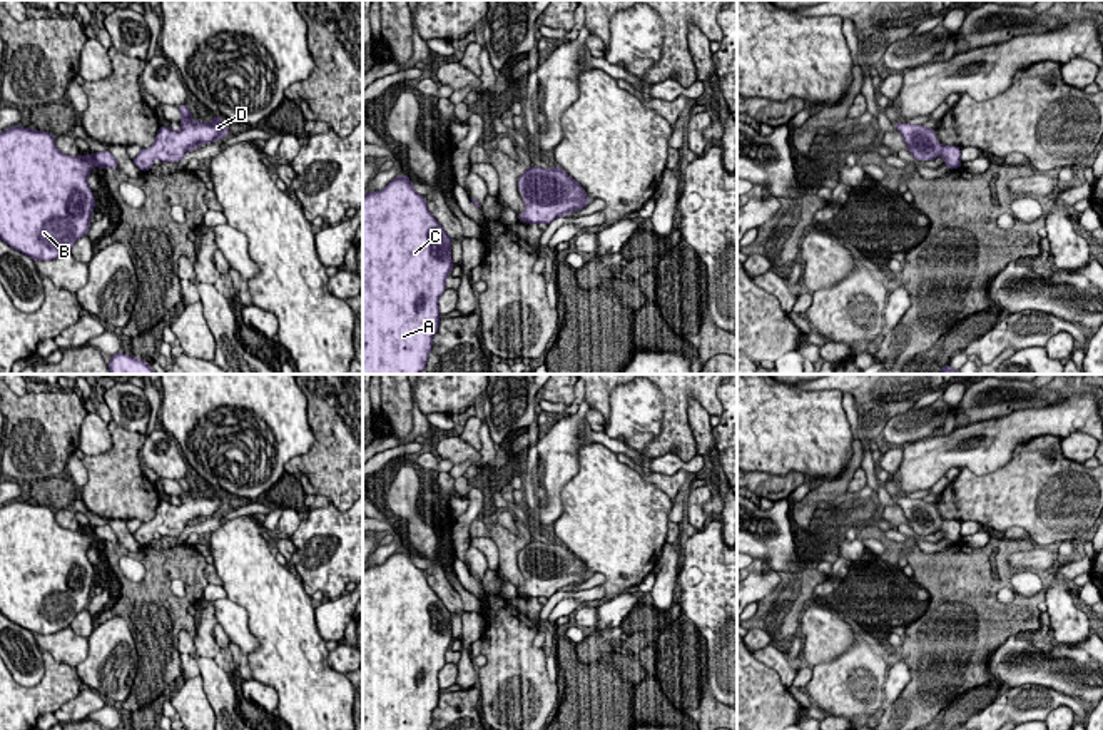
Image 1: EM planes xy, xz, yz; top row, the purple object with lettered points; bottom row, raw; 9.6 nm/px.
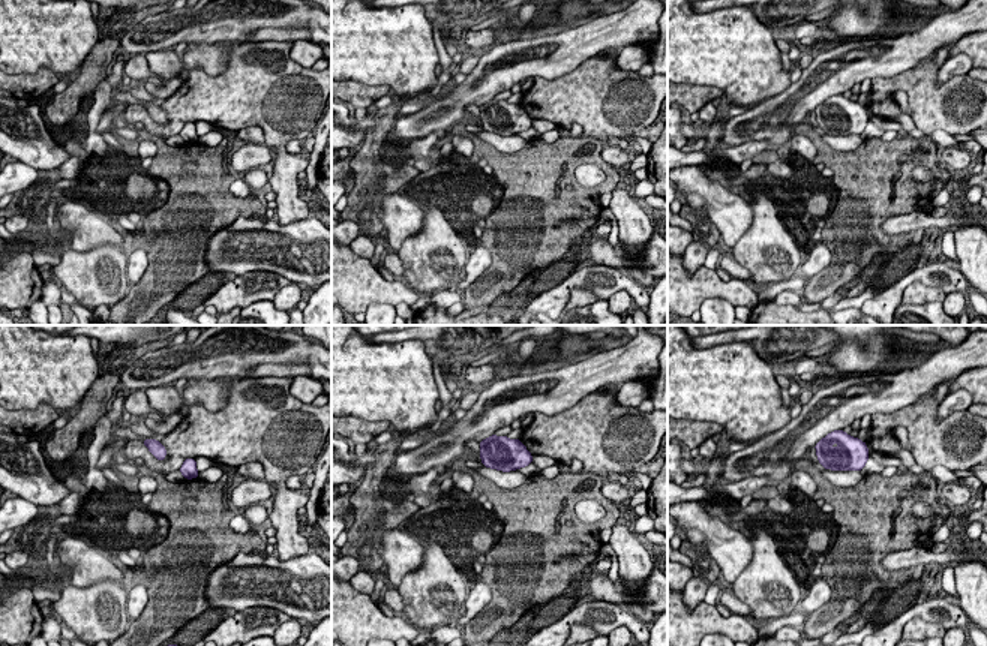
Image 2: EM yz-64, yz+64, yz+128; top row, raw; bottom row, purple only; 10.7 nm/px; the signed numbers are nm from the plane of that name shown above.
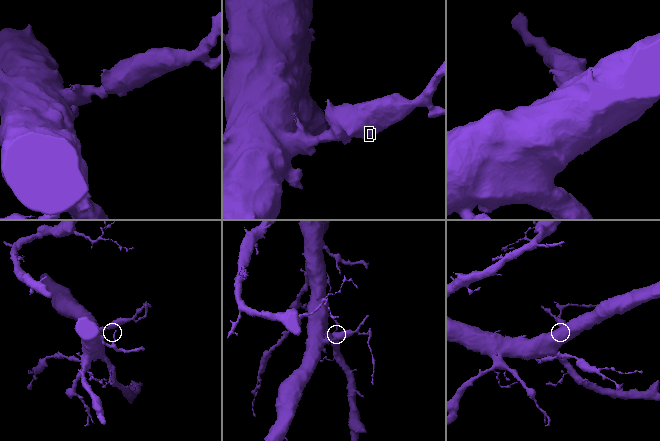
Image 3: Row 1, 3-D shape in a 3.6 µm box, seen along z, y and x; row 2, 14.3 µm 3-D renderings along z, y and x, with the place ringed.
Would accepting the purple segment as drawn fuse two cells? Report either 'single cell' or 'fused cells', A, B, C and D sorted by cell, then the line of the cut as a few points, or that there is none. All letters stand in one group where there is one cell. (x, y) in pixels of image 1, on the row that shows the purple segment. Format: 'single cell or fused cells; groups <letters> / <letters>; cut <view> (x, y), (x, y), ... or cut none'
single cell; groups A B C D; cut none

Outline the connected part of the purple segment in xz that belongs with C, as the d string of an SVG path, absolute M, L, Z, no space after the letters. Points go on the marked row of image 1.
M408 175L363 195L363 374L419 374L440 326L438 301L453 269L451 237L426 207Z

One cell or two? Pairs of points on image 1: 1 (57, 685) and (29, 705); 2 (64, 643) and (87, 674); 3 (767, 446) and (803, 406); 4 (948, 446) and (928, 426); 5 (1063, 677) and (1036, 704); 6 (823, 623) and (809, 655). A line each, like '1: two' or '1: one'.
1: one
2: two
3: one
4: two
5: two
6: one

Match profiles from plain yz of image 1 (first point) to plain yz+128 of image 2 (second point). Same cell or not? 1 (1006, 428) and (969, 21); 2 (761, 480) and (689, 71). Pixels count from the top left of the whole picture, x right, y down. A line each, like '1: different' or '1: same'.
1: same
2: different

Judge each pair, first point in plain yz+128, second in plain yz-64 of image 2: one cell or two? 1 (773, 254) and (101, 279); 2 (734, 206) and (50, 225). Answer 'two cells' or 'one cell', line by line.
1: one cell
2: two cells

